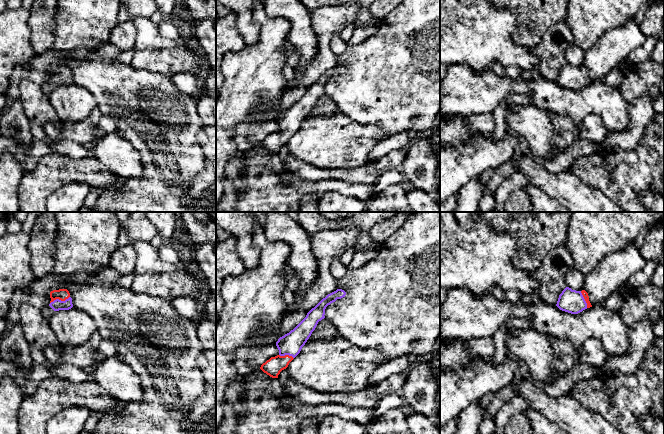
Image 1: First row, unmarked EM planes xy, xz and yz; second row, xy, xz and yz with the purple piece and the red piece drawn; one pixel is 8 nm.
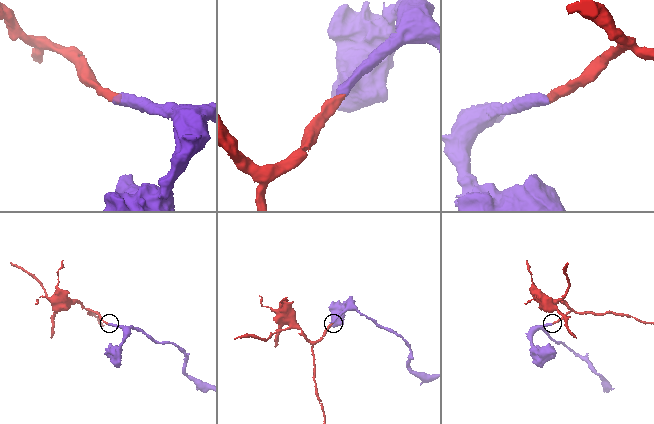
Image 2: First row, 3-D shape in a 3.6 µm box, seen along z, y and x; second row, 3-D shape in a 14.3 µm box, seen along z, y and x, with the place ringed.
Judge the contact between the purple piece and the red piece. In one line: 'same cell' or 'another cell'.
same cell

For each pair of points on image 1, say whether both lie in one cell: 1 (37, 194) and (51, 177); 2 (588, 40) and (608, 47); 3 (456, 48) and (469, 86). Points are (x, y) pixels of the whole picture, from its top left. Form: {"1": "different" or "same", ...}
{"1": "same", "2": "different", "3": "different"}

